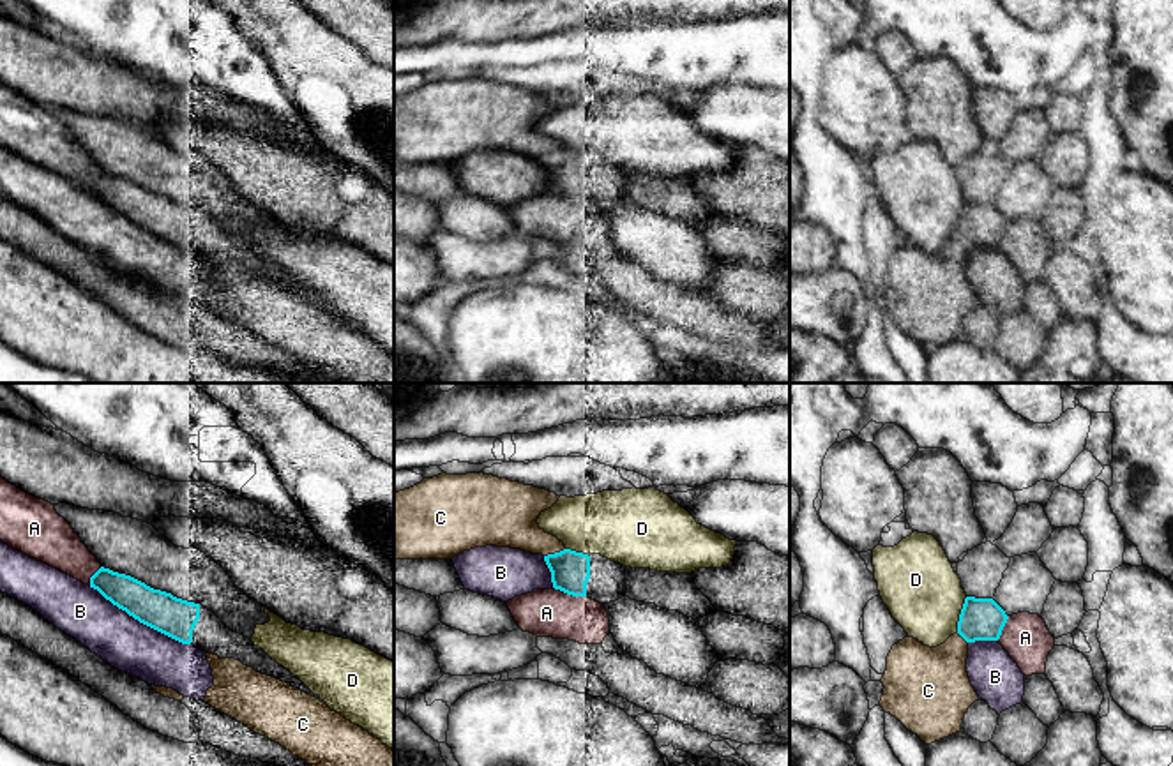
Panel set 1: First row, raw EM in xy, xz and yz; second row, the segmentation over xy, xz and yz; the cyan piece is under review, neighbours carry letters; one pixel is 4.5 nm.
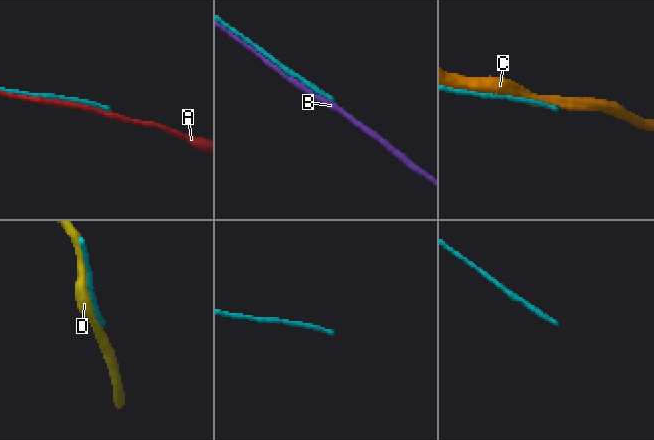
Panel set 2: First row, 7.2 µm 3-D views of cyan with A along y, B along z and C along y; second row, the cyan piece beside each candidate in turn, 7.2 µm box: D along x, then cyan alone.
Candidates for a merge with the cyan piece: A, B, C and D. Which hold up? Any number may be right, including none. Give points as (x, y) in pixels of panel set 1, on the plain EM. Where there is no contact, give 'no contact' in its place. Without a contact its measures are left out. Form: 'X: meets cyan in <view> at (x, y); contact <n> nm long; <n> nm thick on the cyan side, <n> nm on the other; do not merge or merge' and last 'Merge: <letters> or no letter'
A: meets cyan in xz at (571, 198); contact 150 nm long; 180 nm thick on the cyan side, 220 nm on the other; do not merge
B: meets cyan in xy at (140, 226); contact 550 nm long; 180 nm thick on the cyan side, 240 nm on the other; do not merge
C: meets cyan in xz at (555, 157); contact 100 nm long; 180 nm thick on the cyan side, 240 nm on the other; do not merge
D: meets cyan in yz at (960, 219); contact 180 nm long; 190 nm thick on the cyan side, 360 nm on the other; do not merge
Merge: no letter

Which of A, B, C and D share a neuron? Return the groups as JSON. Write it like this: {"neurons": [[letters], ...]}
{"neurons": [["A"], ["B"], ["C"], ["D"]]}

